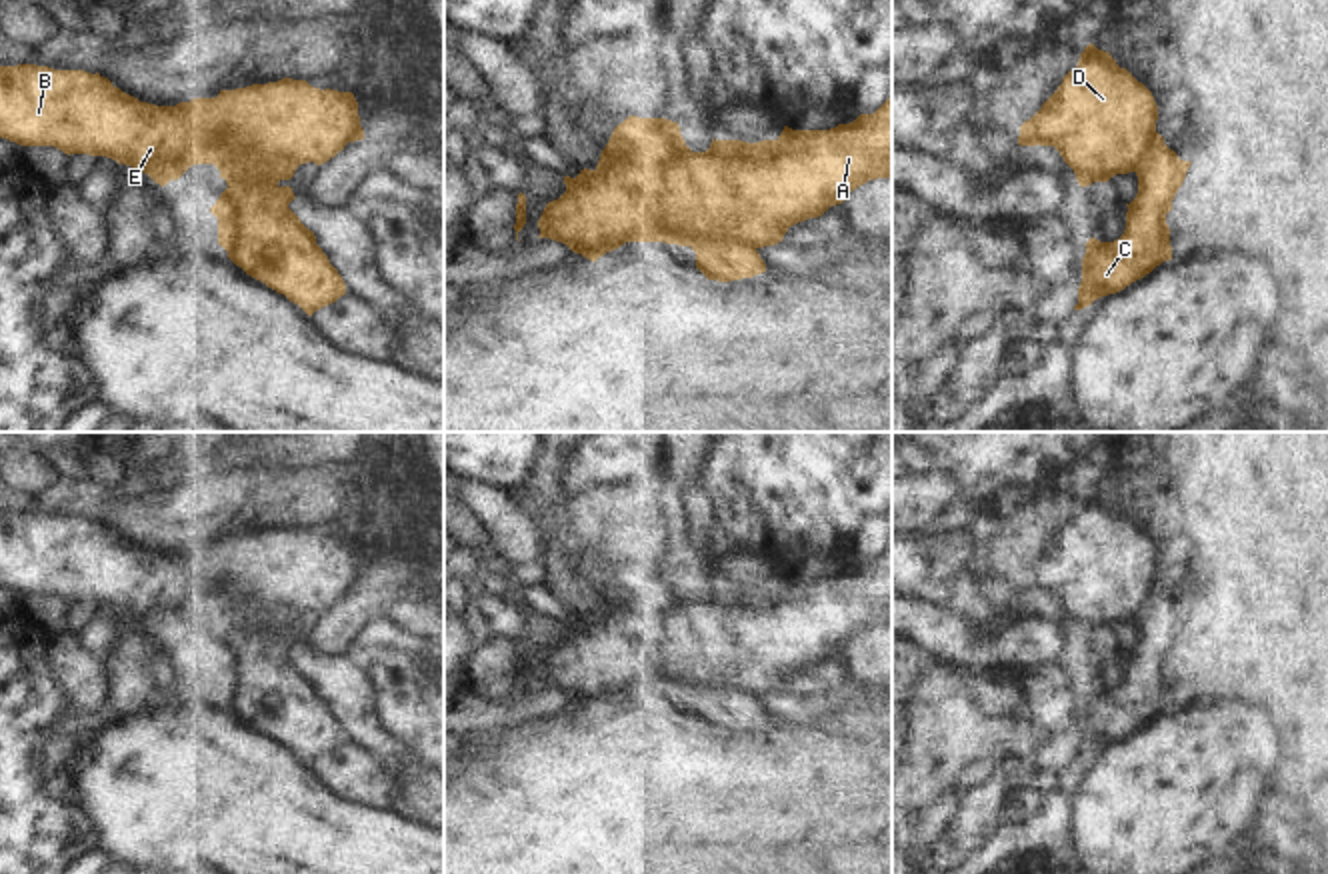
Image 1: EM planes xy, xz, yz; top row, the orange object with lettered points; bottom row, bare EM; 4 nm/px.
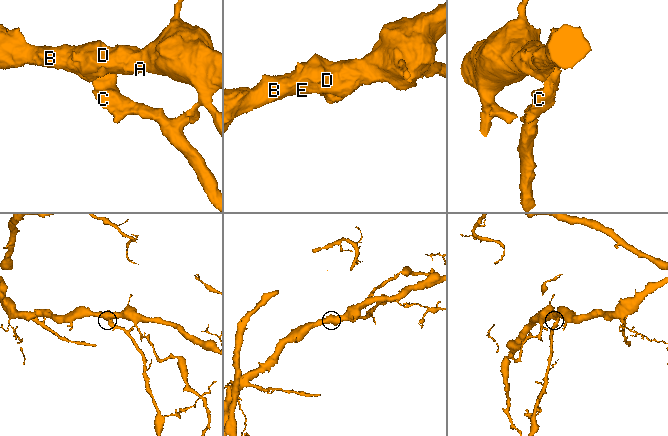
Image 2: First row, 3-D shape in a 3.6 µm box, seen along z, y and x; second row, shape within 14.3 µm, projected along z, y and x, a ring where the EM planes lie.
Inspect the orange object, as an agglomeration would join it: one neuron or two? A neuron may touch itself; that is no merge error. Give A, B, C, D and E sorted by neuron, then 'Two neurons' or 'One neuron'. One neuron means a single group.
Groups: A B D E / C. Two neurons.

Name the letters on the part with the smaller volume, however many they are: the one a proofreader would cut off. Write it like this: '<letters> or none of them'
C

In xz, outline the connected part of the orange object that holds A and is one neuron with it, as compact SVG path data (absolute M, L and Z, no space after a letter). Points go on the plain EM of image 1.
M892 542L874 562L860 562L850 572L830 578L784 574L776 588L754 592L712 586L706 600L692 600L686 594L678 570L628 564L614 576L594 618L584 616L576 626L564 624L566 640L546 652L538 668L538 686L562 690L592 710L626 690L688 694L696 684L764 696L782 690L790 674L822 664L830 654L842 652L852 638L876 626L892 626Z

